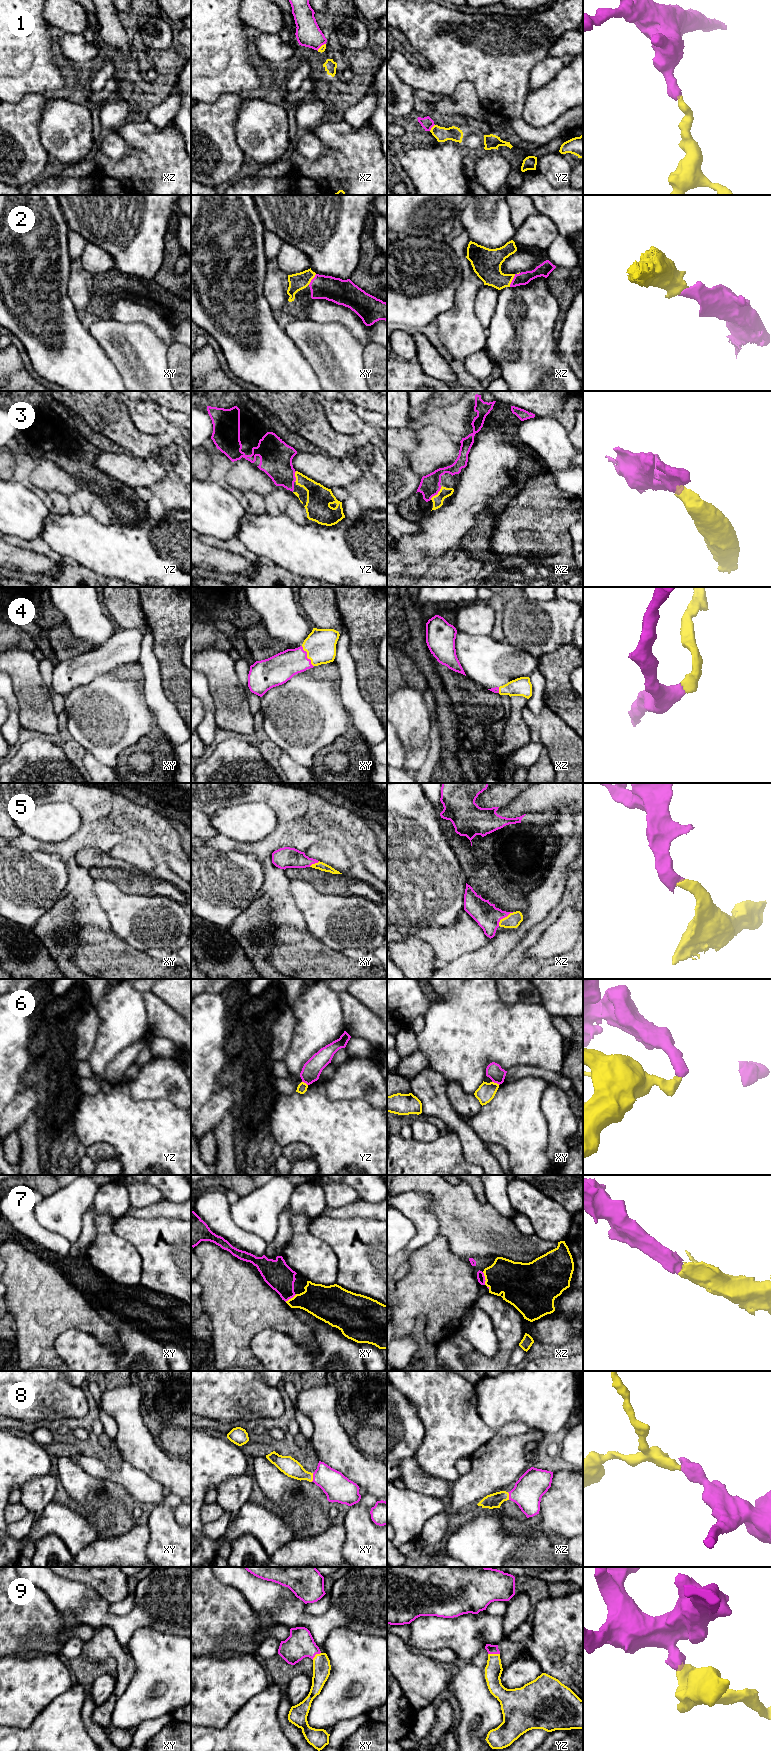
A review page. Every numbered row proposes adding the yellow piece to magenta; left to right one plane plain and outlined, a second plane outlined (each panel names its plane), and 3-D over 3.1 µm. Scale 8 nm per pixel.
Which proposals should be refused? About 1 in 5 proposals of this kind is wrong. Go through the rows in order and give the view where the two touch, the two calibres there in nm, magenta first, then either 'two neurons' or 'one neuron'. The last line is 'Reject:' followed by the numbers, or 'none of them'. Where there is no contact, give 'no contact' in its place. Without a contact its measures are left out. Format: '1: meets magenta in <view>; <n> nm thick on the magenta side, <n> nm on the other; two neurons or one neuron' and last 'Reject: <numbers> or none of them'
1: meets magenta in yz; 100 nm thick on the magenta side, 120 nm on the other; one neuron
2: meets magenta in xz; 110 nm thick on the magenta side, 240 nm on the other; one neuron
3: meets magenta in xz; 160 nm thick on the magenta side, 90 nm on the other; one neuron
4: meets magenta in xy; 240 nm thick on the magenta side, 260 nm on the other; one neuron
5: meets magenta in xz; 200 nm thick on the magenta side, 120 nm on the other; one neuron
6: meets magenta in xy; 130 nm thick on the magenta side, 150 nm on the other; two neurons
7: meets magenta in xz; 60 nm thick on the magenta side, 300 nm on the other; one neuron
8: meets magenta in xy; 220 nm thick on the magenta side, 150 nm on the other; one neuron
9: meets magenta in yz; 80 nm thick on the magenta side, 140 nm on the other; one neuron
Reject: 6

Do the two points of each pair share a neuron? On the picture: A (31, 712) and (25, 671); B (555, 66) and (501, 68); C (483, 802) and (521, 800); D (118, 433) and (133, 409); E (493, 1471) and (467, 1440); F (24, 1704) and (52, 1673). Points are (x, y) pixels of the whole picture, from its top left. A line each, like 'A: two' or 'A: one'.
A: one
B: two
C: two
D: two
E: two
F: one

